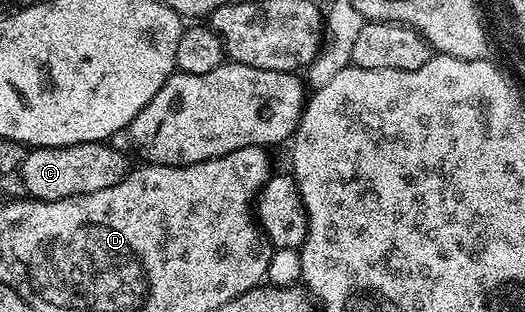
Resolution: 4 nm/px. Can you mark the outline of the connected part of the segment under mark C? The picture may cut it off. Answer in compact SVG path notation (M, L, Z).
M76 143L73 146L30 148L24 157L19 172L30 198L39 200L61 200L73 195L86 195L110 188L127 174L125 159L121 152L110 144Z

